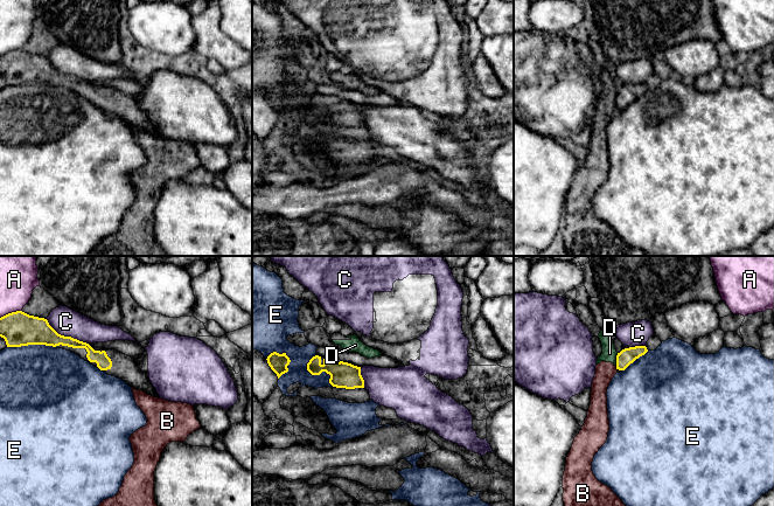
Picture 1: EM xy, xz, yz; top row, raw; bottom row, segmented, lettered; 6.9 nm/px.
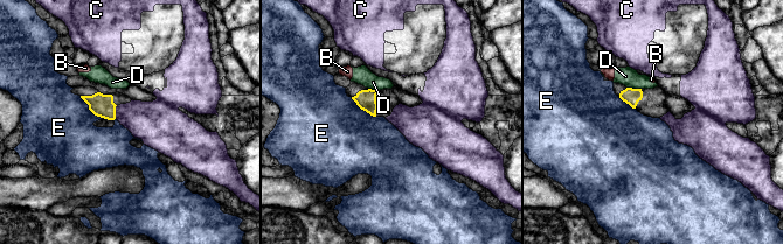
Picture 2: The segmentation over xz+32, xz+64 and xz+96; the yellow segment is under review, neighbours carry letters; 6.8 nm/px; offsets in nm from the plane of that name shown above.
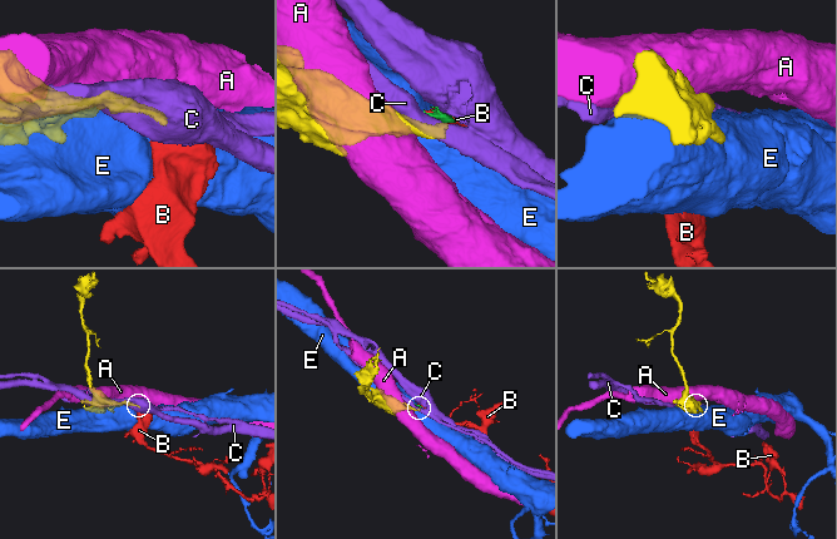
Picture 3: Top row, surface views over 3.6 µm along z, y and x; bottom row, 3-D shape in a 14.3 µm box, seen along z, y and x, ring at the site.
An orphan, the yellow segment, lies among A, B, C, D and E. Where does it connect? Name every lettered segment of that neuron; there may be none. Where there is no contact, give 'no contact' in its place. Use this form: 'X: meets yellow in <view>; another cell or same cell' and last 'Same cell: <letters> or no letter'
A: meets yellow in xy; another cell
B: meets yellow in yz; another cell
C: meets yellow in xy; another cell
D: meets yellow in yz; another cell
E: meets yellow in xz; another cell
Same cell: no letter

